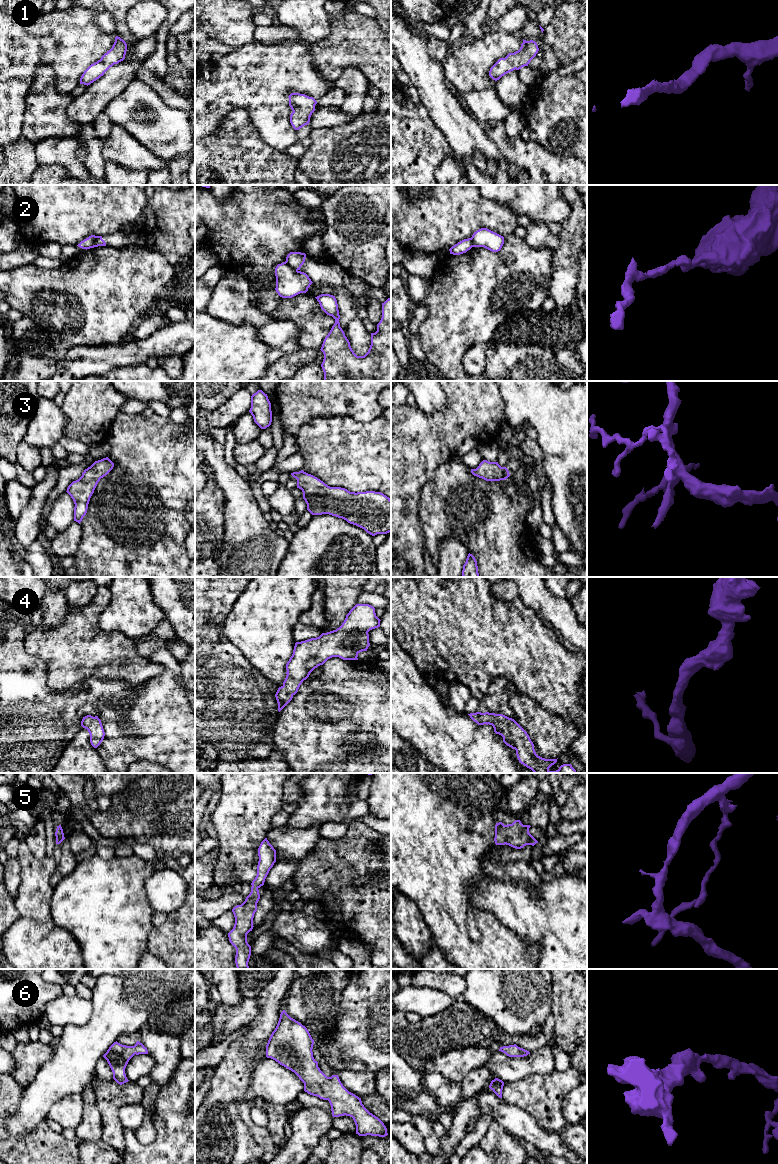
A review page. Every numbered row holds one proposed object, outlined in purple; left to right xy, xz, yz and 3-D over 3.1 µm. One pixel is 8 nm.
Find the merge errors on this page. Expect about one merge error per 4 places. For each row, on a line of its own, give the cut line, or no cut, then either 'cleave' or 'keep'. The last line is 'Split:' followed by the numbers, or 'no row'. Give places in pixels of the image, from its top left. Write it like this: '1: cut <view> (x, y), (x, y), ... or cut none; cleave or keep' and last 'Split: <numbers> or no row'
1: cut none; keep
2: cut xz (285, 261), (297, 270); cleave
3: cut none; keep
4: cut none; keep
5: cut none; keep
6: cut none; keep
Split: 2

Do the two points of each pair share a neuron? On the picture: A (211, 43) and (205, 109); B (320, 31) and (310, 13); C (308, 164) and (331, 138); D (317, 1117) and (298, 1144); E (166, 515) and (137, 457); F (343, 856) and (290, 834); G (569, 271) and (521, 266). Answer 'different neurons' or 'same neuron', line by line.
A: different neurons
B: same neuron
C: same neuron
D: same neuron
E: same neuron
F: different neurons
G: different neurons

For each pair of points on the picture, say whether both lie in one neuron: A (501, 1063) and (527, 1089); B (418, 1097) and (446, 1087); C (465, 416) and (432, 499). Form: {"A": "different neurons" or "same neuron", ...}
{"A": "different neurons", "B": "different neurons", "C": "different neurons"}

